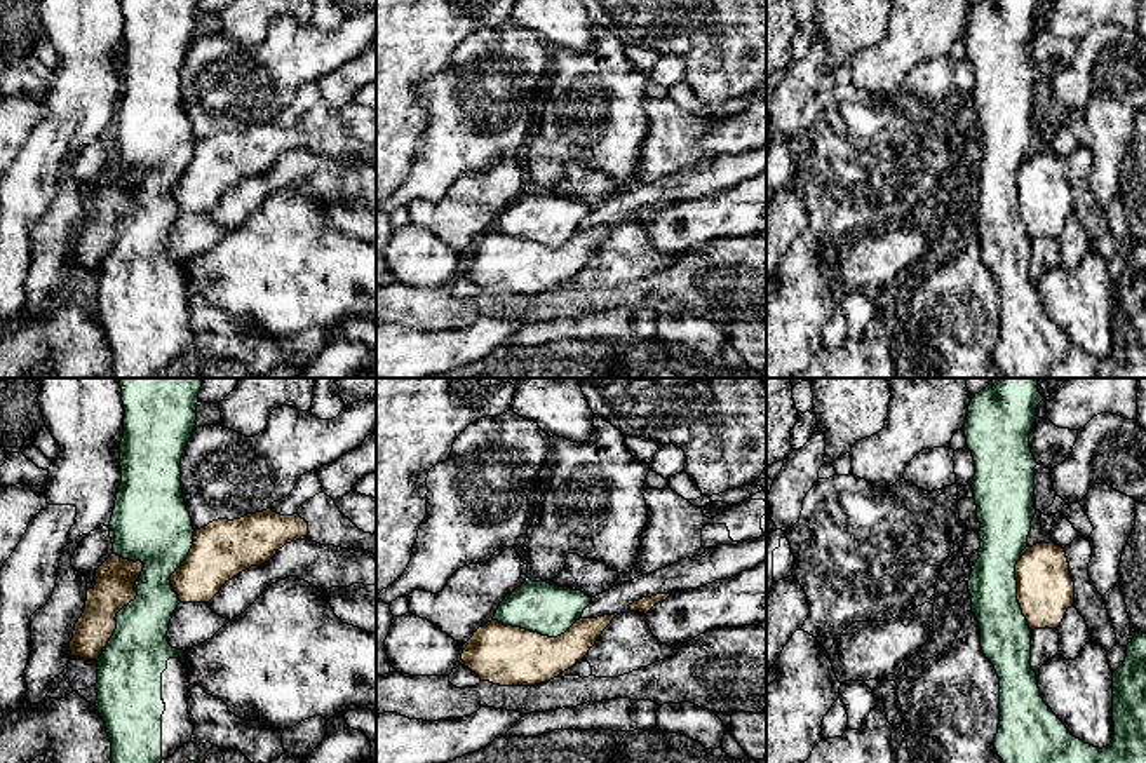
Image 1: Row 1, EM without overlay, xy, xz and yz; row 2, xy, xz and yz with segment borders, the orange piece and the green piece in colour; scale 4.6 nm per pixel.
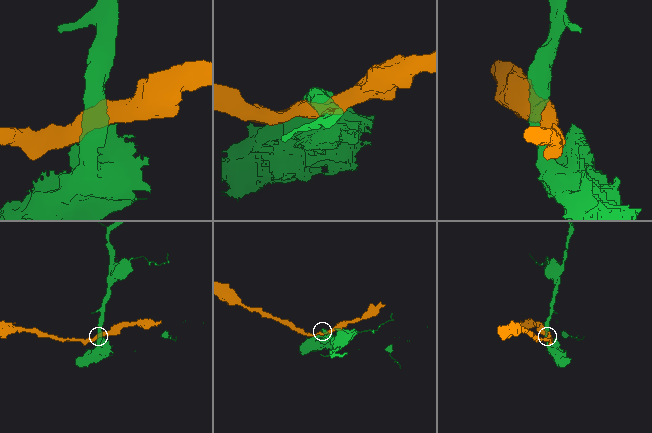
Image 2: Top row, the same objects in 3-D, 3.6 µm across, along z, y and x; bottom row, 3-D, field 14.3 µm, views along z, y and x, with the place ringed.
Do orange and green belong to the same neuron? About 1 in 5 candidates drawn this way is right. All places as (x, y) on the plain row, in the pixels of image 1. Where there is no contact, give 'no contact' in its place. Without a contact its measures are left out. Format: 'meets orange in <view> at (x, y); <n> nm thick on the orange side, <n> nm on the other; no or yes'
meets orange in xy at (121, 218); 190 nm thick on the orange side, 280 nm on the other; no

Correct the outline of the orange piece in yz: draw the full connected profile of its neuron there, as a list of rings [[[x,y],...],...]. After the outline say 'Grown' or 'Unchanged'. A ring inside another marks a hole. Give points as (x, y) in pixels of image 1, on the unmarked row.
[[[1036,153],[1015,174],[1017,211],[1031,240],[1057,239],[1075,214],[1075,192],[1062,157]]]. Unchanged

